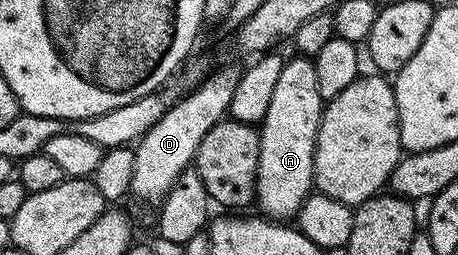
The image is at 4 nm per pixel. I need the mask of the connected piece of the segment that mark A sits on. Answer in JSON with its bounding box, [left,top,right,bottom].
[254,57,325,221]

